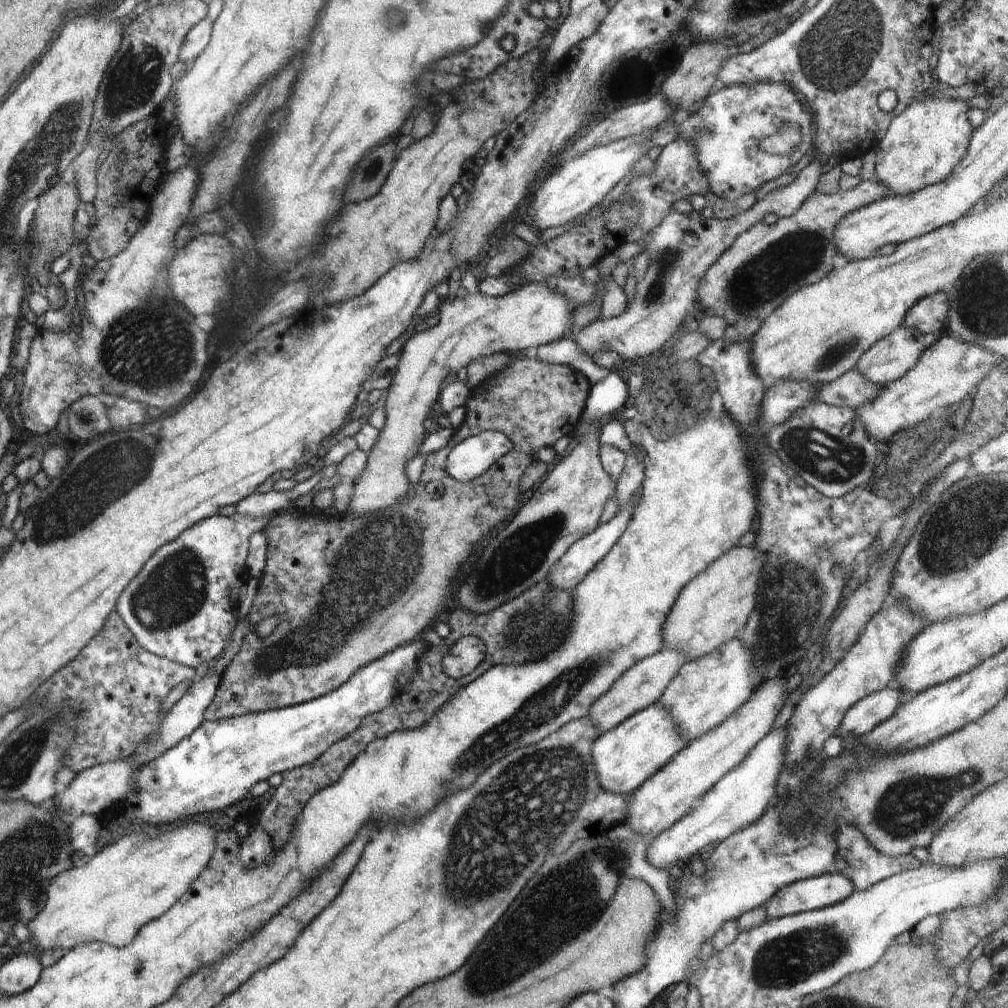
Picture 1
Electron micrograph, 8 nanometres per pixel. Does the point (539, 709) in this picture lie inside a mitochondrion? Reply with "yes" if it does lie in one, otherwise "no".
yes

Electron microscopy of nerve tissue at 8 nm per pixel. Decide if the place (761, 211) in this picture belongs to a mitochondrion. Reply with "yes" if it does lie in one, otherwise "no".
no

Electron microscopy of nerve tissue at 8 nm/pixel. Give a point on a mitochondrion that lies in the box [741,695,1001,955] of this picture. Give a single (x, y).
(907, 807)

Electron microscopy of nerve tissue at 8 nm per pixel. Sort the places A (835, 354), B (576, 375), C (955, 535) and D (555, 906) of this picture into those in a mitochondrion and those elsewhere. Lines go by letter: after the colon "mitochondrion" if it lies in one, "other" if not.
A: mitochondrion
B: other
C: mitochondrion
D: mitochondrion

